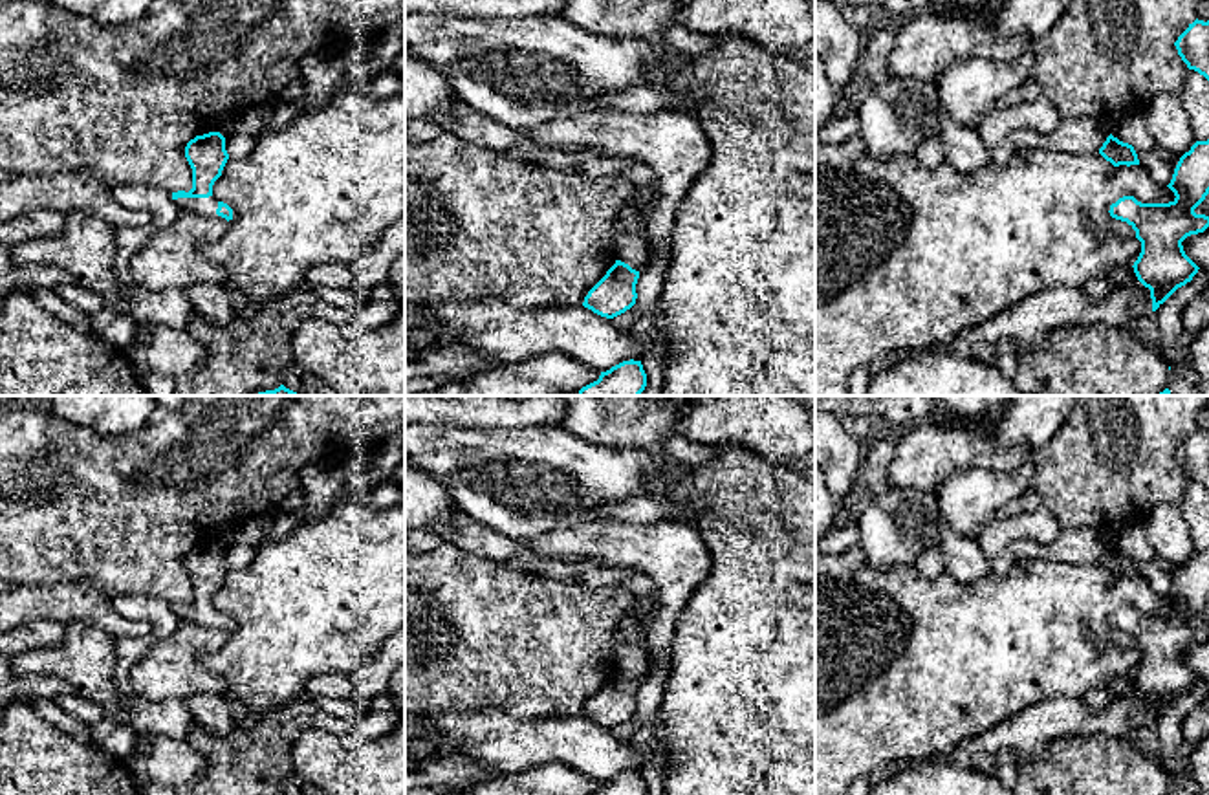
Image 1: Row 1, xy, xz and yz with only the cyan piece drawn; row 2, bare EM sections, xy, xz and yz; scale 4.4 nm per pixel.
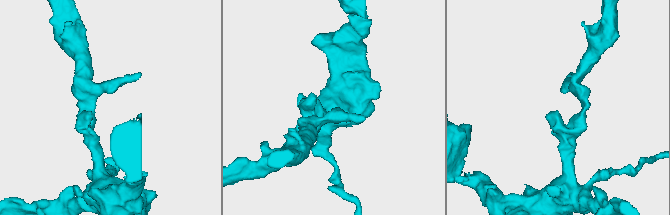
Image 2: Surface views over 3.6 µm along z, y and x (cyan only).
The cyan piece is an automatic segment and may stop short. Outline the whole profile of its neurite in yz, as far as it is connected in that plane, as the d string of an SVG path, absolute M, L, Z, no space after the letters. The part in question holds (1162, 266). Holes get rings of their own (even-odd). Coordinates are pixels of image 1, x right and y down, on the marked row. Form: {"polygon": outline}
{"polygon": "M1209 139L1196 141L1180 158L1167 187L1176 196L1169 203L1141 203L1134 196L1123 196L1108 211L1112 218L1127 222L1141 242L1132 267L1150 289L1152 311L1200 269L1185 255L1182 242L1209 227L1209 216L1194 212L1209 194Z"}

